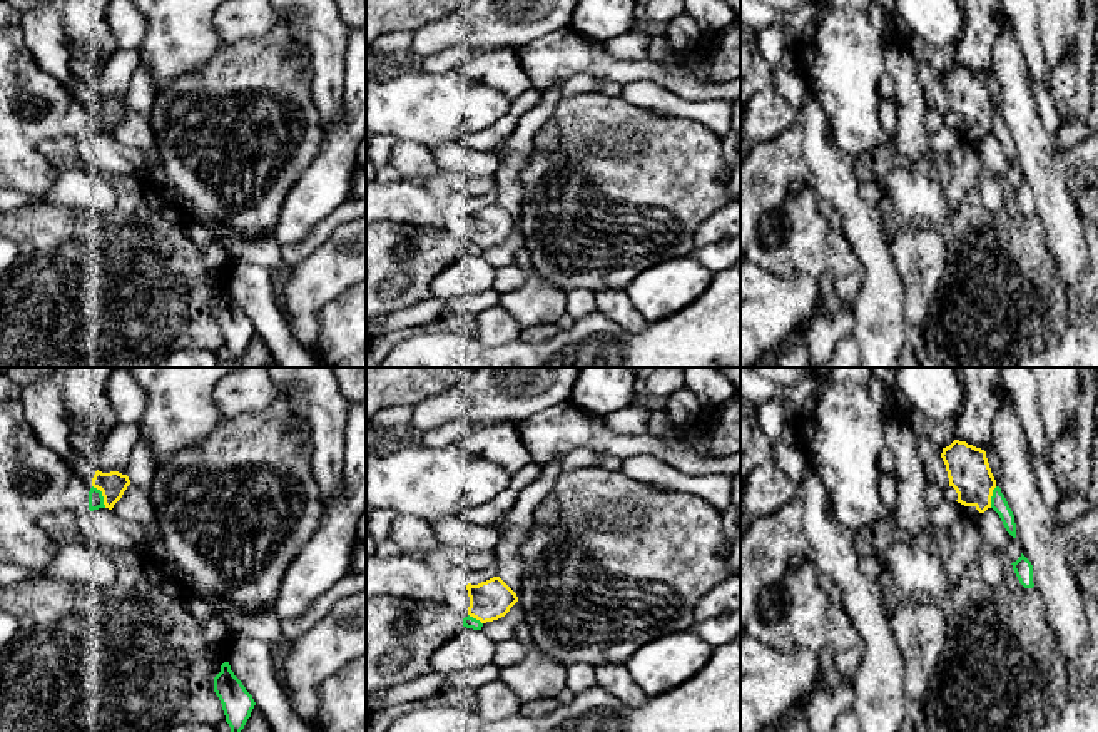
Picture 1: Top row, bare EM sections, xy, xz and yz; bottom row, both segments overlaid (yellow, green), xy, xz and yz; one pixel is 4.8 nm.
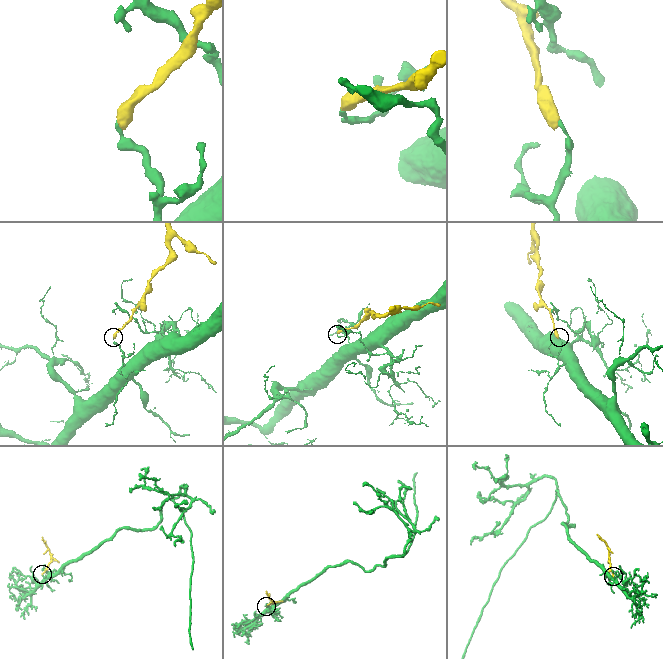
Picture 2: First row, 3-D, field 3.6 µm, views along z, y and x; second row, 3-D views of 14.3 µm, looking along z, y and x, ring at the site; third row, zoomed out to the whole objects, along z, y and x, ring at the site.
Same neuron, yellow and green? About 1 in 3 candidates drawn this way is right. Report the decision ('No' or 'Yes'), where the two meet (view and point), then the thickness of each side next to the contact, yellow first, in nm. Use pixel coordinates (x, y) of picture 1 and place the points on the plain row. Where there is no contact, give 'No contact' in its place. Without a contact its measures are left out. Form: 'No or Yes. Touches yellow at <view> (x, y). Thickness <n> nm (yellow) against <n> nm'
No. Touches yellow at xy (102, 121). Thickness 130 nm (yellow) against 80 nm

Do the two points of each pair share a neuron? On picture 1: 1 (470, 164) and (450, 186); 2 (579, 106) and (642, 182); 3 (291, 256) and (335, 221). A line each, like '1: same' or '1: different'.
1: different
2: same
3: same

